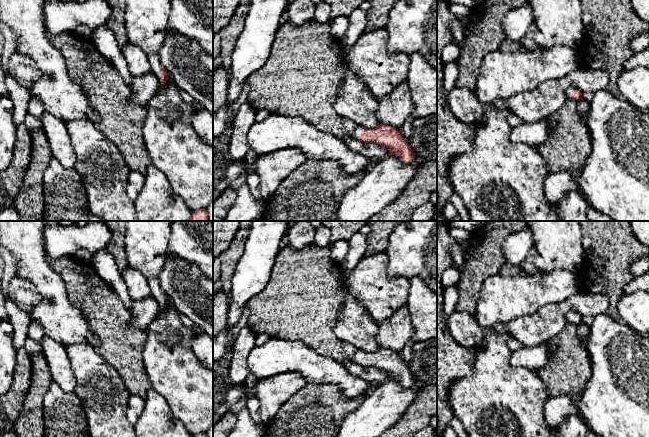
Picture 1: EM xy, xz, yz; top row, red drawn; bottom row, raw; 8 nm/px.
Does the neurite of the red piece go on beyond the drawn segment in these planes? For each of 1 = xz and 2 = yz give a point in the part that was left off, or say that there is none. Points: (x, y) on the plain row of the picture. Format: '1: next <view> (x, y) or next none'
1: next xz (357, 355)
2: next yz (569, 314)

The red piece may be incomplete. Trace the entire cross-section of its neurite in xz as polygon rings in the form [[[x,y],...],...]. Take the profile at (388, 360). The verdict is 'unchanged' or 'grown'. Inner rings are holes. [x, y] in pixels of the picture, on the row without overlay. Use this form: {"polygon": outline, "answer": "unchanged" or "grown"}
{"polygon": [[[380,348],[377,352],[367,353],[357,349],[353,360],[364,367],[377,367],[385,370],[389,379],[397,380],[404,387],[410,387],[415,383],[408,364],[392,350]]], "answer": "grown"}

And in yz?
{"polygon": [[[569,311],[566,314],[567,321],[579,325],[582,322],[582,316],[576,312]]], "answer": "grown"}

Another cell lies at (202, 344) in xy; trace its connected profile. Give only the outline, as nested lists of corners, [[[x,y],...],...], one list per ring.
[[[199,330],[192,341],[194,355],[207,368],[213,369],[213,338]]]

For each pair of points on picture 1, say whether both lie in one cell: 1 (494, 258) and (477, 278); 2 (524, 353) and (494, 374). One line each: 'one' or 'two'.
1: one
2: two

